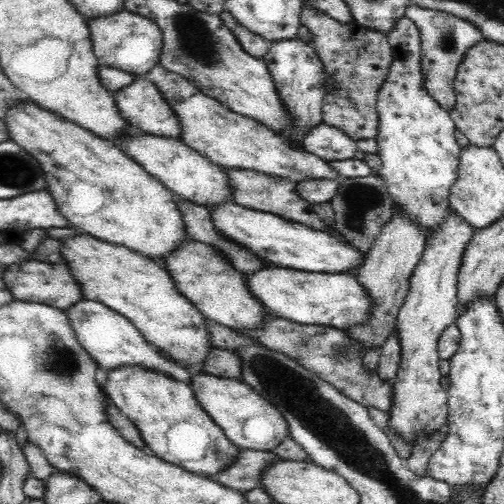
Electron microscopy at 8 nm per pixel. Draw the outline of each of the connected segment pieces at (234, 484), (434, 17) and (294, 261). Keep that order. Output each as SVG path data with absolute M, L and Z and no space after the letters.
M238 450L236 462L230 468L214 474L213 479L241 493L250 492L261 488L260 472L274 460L281 458L272 451Z
M410 4L405 12L410 20L414 21L419 28L422 41L422 52L420 58L420 69L424 77L424 87L426 92L446 111L450 112L456 102L456 93L453 87L457 68L465 52L480 42L482 33L476 25L470 21L462 20L448 12L437 11L434 9L423 9L418 5Z
M232 202L208 207L208 210L220 235L230 237L232 241L240 244L240 248L250 249L254 255L272 266L301 272L341 274L361 267L364 262L365 253L358 251L348 242L328 235L326 231L314 230L304 224L288 221L270 213L250 210Z

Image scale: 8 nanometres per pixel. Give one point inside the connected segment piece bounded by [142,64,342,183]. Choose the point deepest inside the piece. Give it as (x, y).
(231, 141)

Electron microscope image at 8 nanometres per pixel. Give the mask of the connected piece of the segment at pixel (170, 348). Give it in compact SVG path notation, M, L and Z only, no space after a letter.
M79 231L75 237L60 240L60 253L64 263L70 266L70 273L78 282L84 299L101 302L125 316L147 343L192 374L204 373L197 372L192 366L202 364L210 354L212 344L208 339L206 318L178 292L170 274L159 261Z

